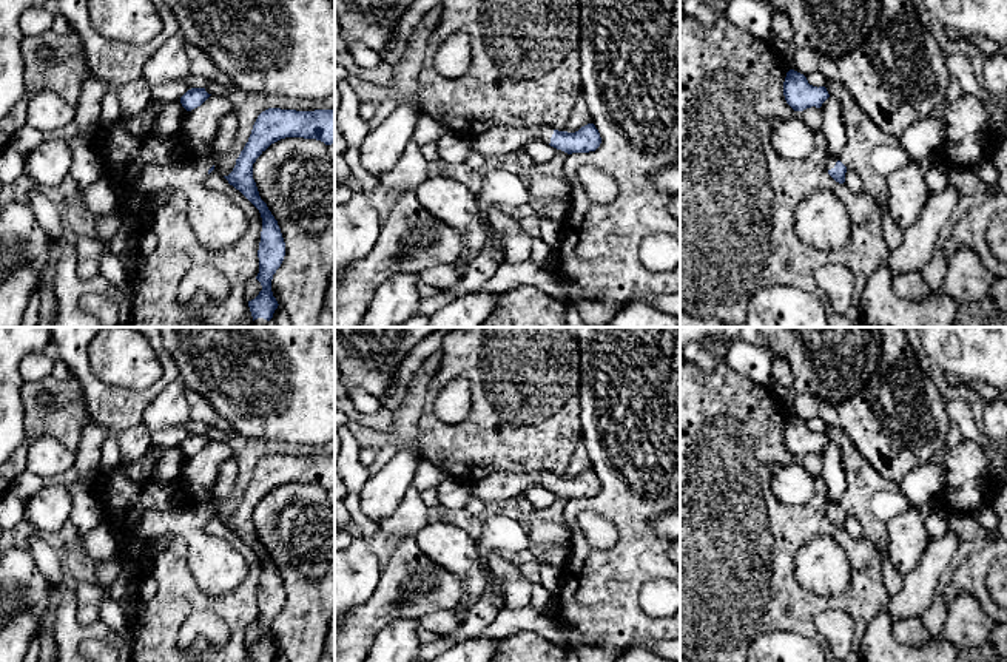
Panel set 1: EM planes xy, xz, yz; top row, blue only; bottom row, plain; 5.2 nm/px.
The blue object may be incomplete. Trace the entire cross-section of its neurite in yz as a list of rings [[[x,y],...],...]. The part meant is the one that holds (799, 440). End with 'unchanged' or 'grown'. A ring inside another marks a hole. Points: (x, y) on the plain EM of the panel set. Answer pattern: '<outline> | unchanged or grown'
[[[794,415],[786,418],[783,427],[783,441],[786,449],[794,457],[803,457],[807,454],[820,454],[822,449],[830,443],[825,432],[813,432],[807,423]]] | unchanged

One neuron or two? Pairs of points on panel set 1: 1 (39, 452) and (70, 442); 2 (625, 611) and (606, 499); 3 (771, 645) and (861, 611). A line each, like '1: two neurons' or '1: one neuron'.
1: two neurons
2: one neuron
3: two neurons

